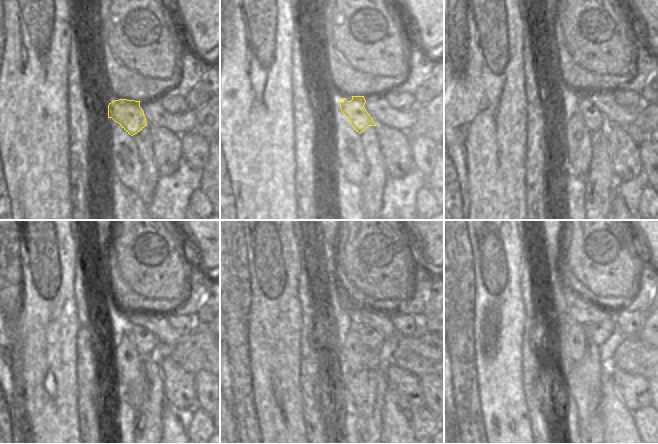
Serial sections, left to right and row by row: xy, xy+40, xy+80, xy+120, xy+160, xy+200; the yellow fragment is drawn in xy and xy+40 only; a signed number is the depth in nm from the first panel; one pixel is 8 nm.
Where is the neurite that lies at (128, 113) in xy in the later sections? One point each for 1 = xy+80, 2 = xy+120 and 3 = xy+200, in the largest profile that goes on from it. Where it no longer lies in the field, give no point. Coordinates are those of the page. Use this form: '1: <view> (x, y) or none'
1: xy+80 (594, 119)
2: xy+120 (146, 343)
3: xy+200 (597, 333)

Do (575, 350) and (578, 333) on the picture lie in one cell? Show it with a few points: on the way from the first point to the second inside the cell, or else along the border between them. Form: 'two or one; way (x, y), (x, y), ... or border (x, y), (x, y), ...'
one; way (575, 346), (576, 337)

